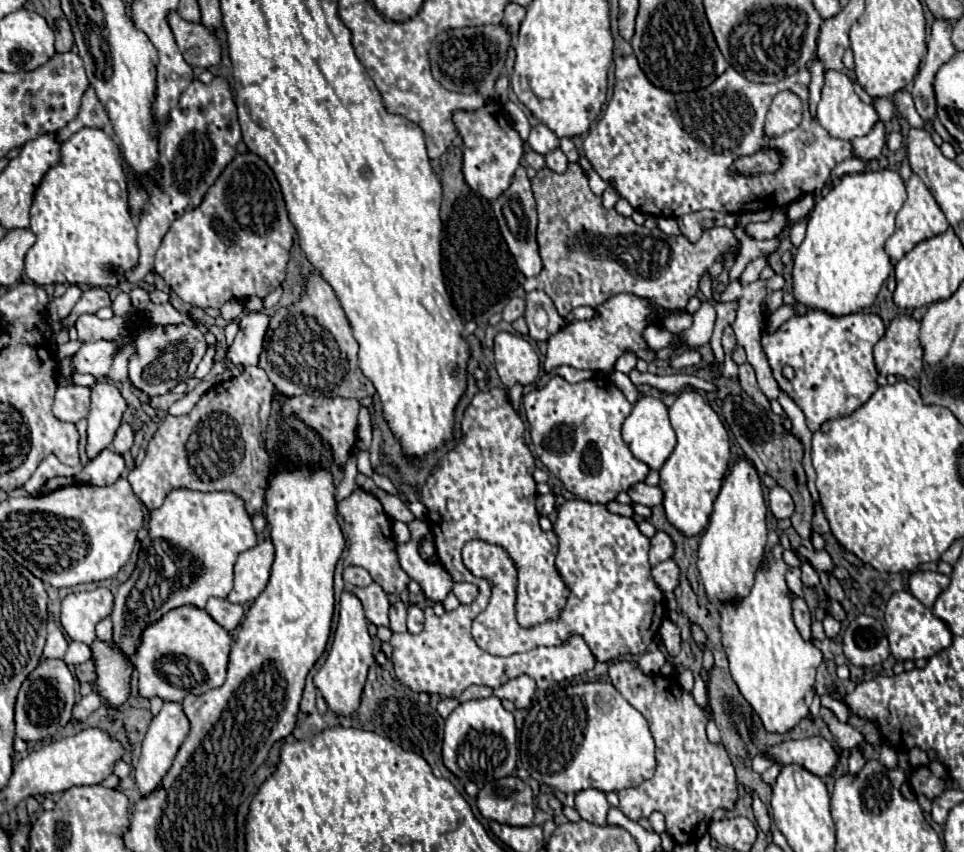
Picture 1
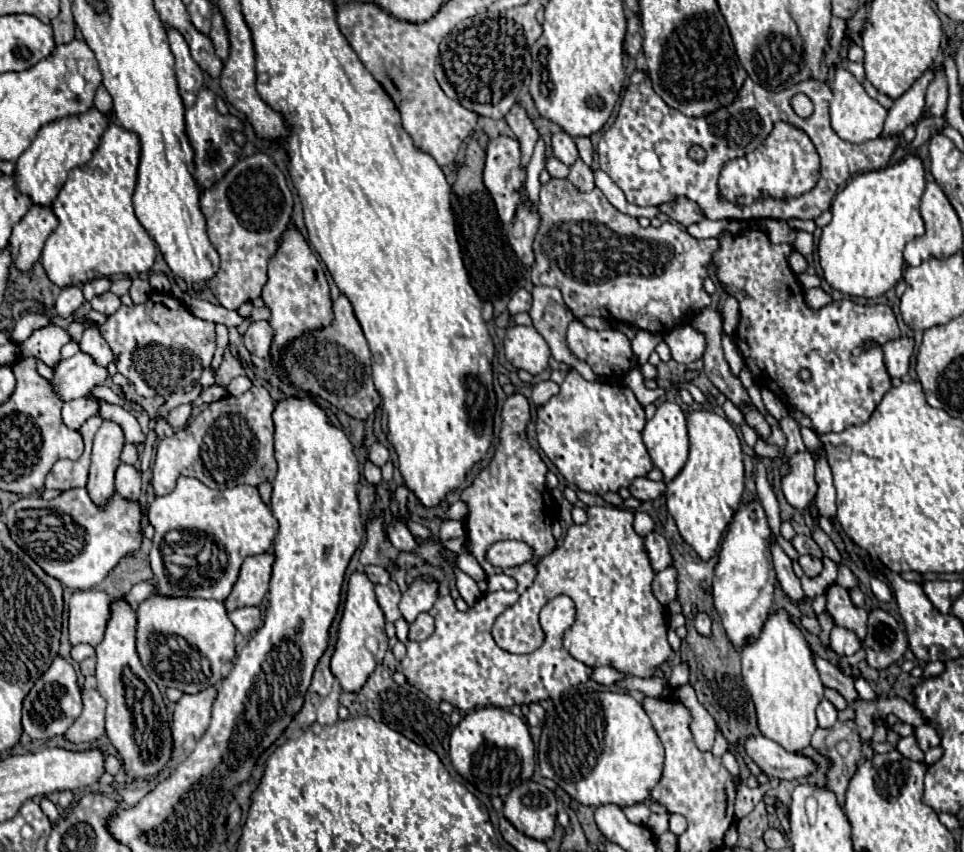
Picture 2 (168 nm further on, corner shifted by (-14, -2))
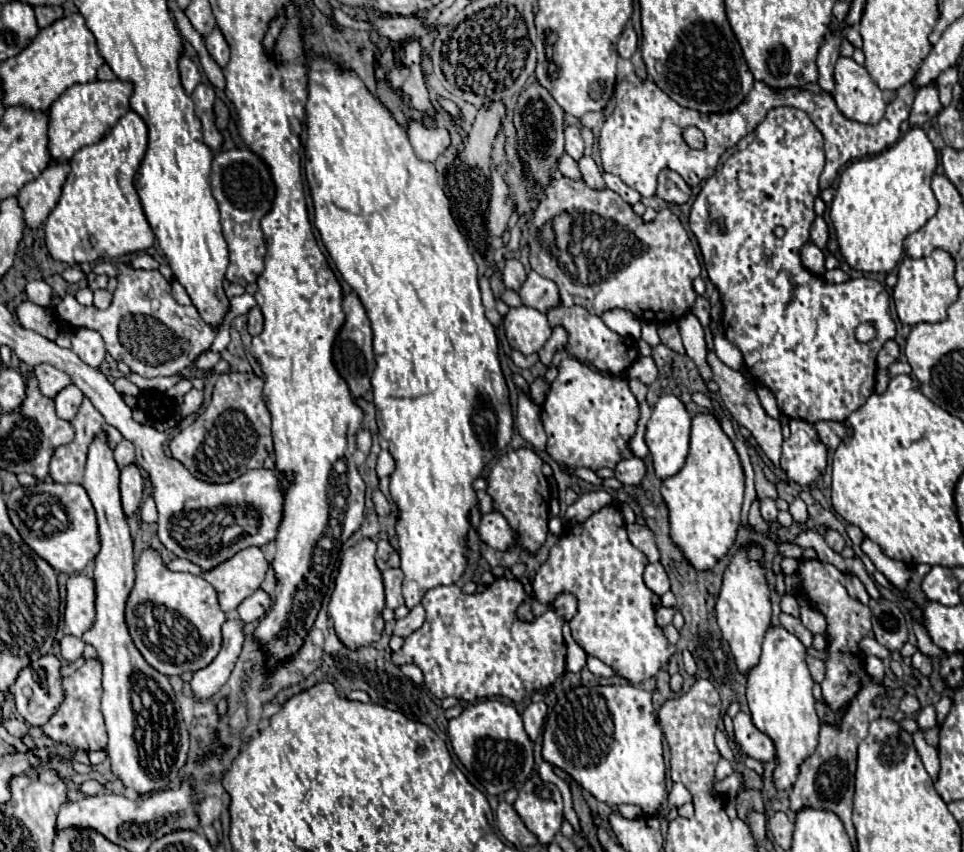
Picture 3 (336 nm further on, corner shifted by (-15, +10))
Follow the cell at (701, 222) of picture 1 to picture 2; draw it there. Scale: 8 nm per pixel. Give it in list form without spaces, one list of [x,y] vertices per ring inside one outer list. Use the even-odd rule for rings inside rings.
[[[678,198],[678,200],[670,202],[670,204],[662,204],[660,206],[660,212],[666,214],[668,218],[676,220],[682,226],[696,224],[696,222],[700,222],[704,218],[702,210],[698,210],[698,204],[686,200],[686,198]]]

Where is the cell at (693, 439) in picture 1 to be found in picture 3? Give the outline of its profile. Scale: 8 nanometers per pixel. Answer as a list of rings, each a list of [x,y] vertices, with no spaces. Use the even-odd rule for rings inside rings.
[[[697,414],[690,432],[689,456],[681,472],[663,480],[661,496],[669,508],[669,534],[685,560],[697,570],[711,570],[727,556],[737,538],[745,476],[739,454],[711,414]]]

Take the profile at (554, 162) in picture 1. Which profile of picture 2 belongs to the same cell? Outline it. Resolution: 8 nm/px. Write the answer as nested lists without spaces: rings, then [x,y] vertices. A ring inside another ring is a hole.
[[[578,158],[572,166],[570,166],[570,176],[568,180],[582,192],[590,192],[594,188],[594,176],[592,170],[582,162],[582,158]]]

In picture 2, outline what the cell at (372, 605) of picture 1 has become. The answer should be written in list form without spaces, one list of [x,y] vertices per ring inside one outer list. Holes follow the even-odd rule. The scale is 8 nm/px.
[[[388,582],[384,586],[376,586],[376,596],[378,596],[378,604],[386,616],[386,622],[396,622],[402,614],[398,610],[398,604],[400,604],[400,590],[398,590],[398,584],[396,582]]]

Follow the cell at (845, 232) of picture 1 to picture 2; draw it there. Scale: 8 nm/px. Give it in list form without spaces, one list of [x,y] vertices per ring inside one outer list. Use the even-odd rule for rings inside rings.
[[[908,154],[906,158],[902,158],[900,162],[896,162],[892,166],[854,176],[836,194],[836,198],[830,206],[832,222],[826,228],[822,228],[822,236],[818,242],[820,266],[822,266],[826,282],[834,290],[838,290],[844,296],[854,296],[854,298],[880,298],[894,284],[898,284],[898,280],[902,278],[902,270],[904,270],[902,250],[904,250],[906,242],[924,234],[924,222],[918,212],[924,184],[926,184],[924,166],[922,166],[920,158]]]

